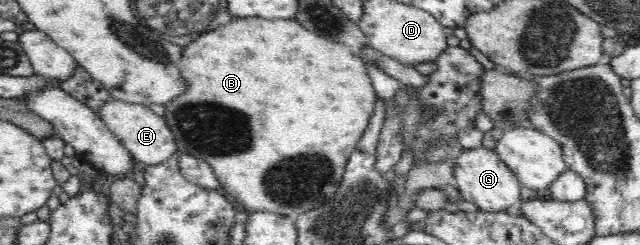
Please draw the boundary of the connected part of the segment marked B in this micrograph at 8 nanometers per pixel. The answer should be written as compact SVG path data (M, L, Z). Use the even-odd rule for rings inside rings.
M232 18L229 23L205 32L185 46L178 68L180 75L184 77L186 88L180 96L163 104L165 107L164 118L174 134L179 151L211 164L217 180L219 180L219 185L241 202L247 213L270 211L287 217L298 216L325 205L337 193L346 170L347 159L349 159L351 151L355 149L355 143L362 138L369 123L375 100L379 97L373 89L365 65L366 63L347 45L333 41L326 35L325 37L317 35L303 27L295 19Z

